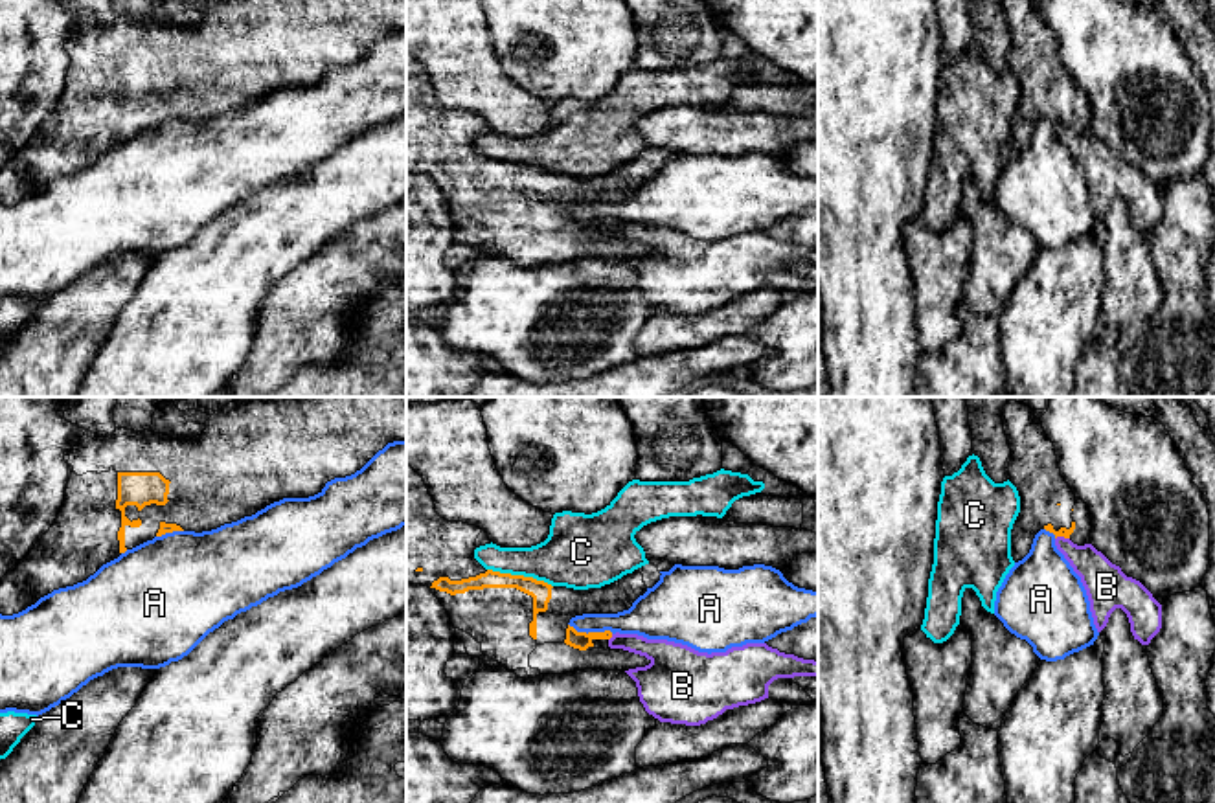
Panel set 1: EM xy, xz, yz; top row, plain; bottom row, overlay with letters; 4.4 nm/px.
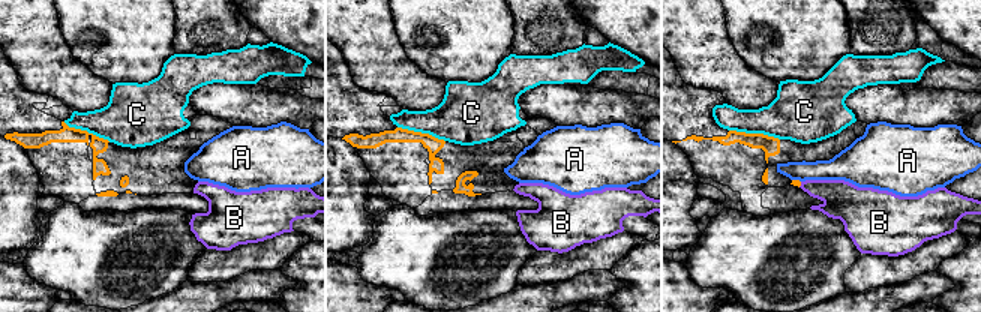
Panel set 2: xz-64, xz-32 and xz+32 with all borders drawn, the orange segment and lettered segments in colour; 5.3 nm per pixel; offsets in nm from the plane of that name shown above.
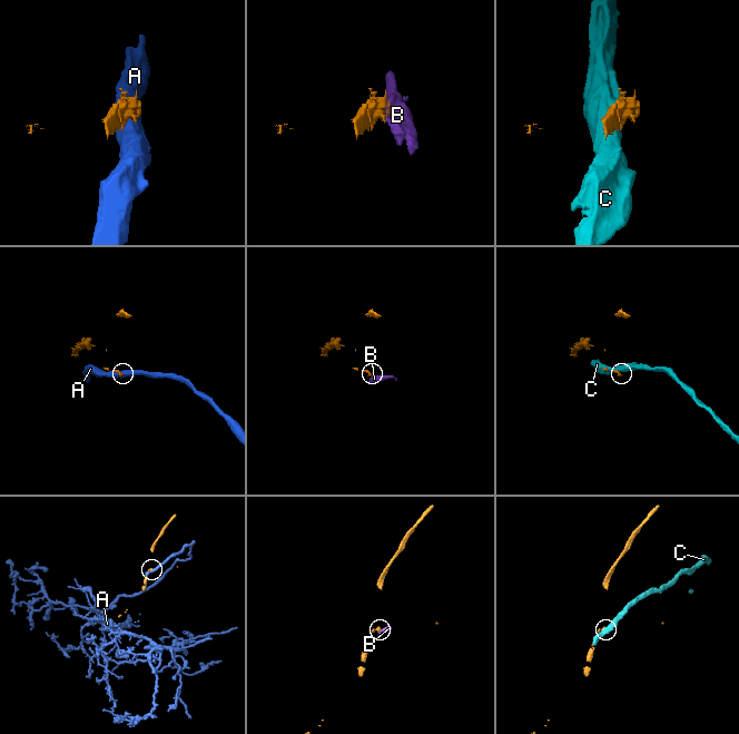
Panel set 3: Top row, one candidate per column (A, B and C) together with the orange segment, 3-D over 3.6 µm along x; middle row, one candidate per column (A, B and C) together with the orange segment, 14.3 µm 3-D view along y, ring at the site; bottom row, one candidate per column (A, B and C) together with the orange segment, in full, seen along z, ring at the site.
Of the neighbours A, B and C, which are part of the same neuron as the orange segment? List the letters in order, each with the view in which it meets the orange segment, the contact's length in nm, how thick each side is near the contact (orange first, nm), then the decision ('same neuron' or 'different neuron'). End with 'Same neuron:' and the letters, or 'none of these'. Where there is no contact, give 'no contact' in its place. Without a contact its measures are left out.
A: meets orange in xz; contact 200 nm long; 80 nm thick on the orange side, 160 nm on the other; different neuron
B: meets orange in yz; contact 60 nm long; 50 nm thick on the orange side, 160 nm on the other; different neuron
C: meets orange in xz; contact 300 nm long; 90 nm thick on the orange side, 280 nm on the other; different neuron
Same neuron: none of these

